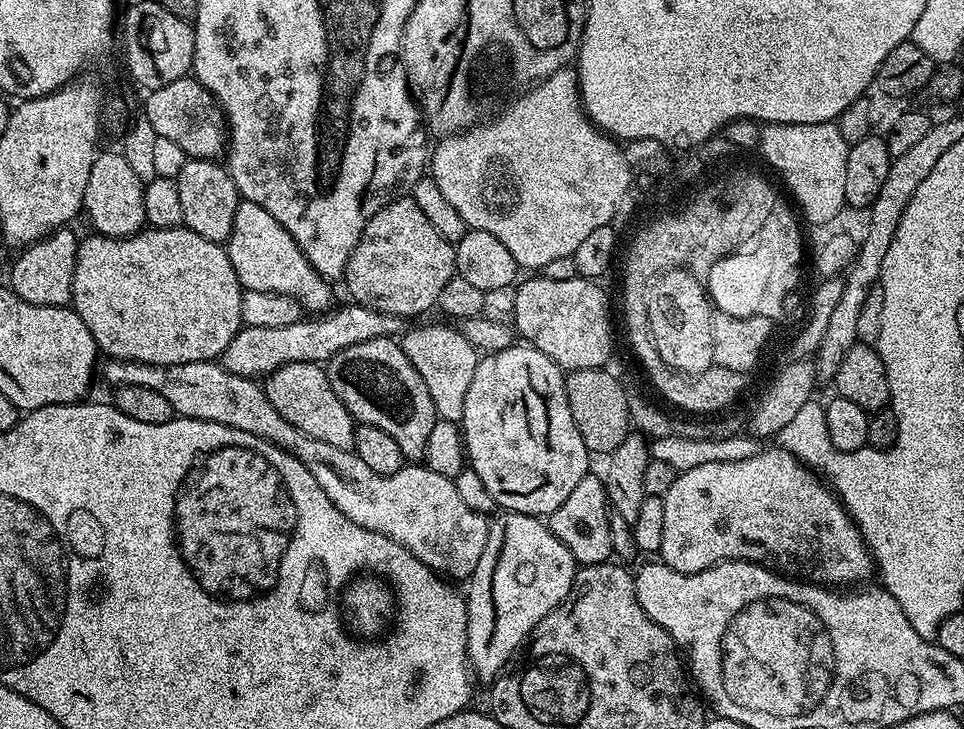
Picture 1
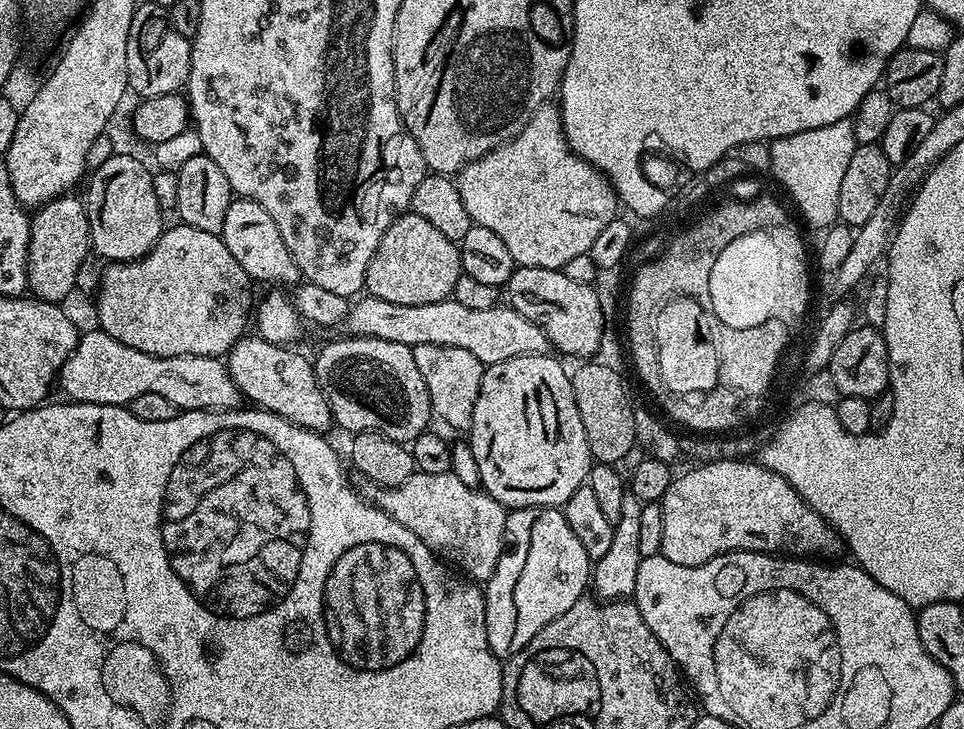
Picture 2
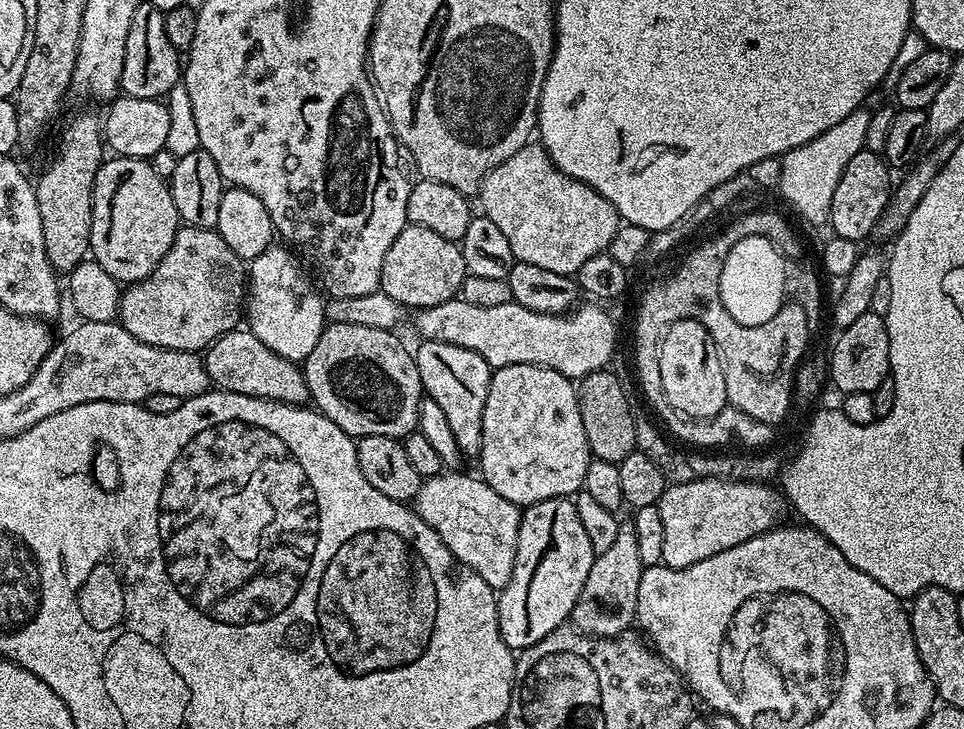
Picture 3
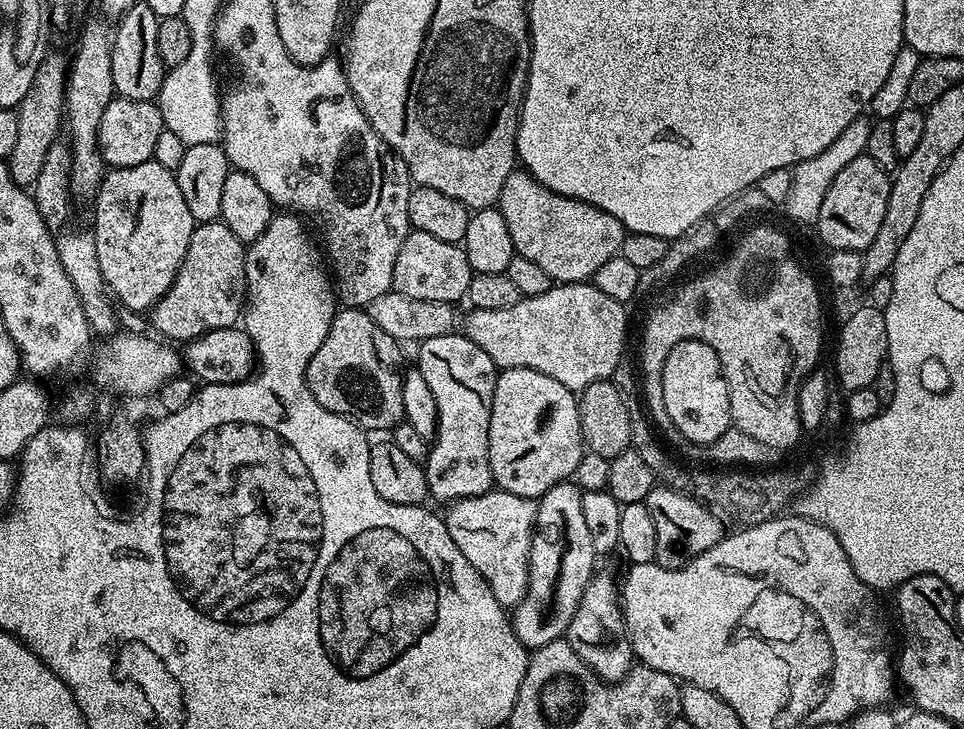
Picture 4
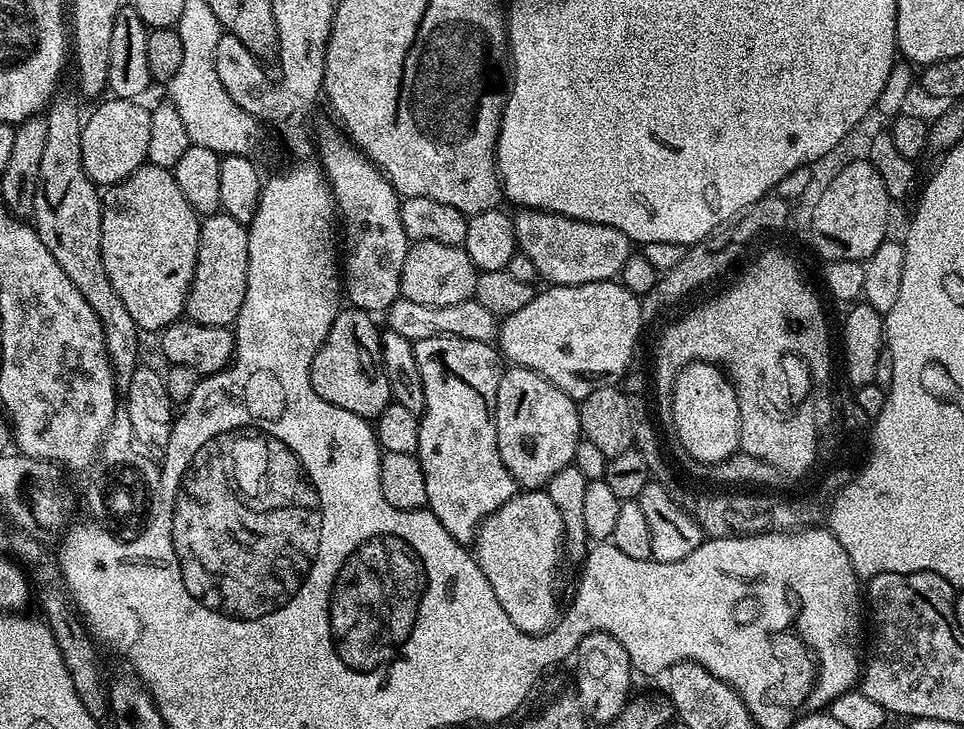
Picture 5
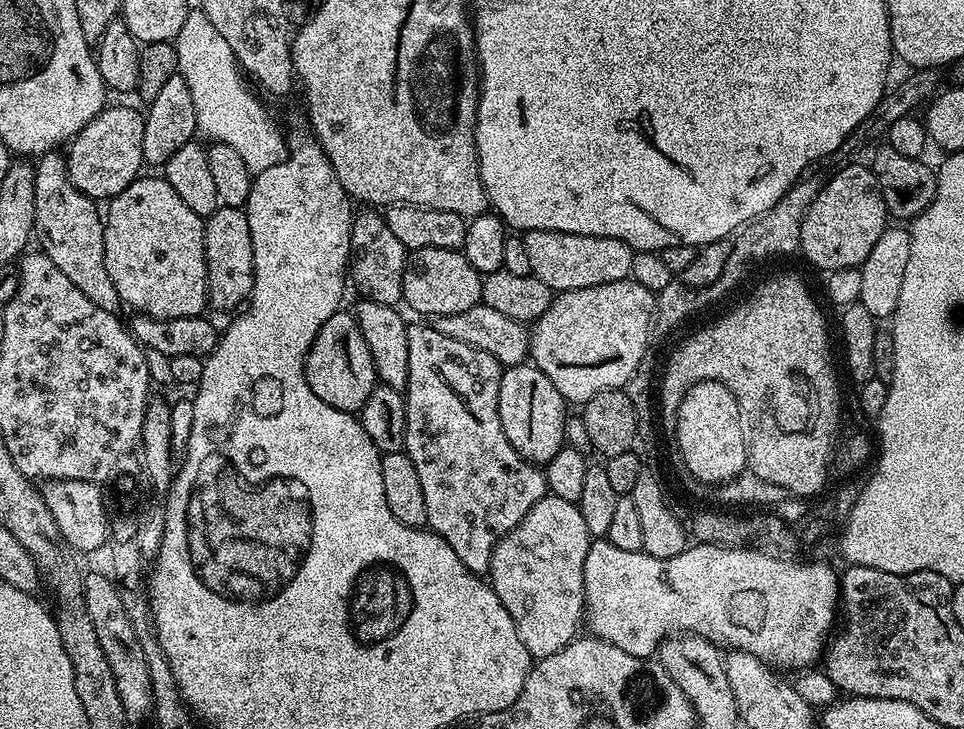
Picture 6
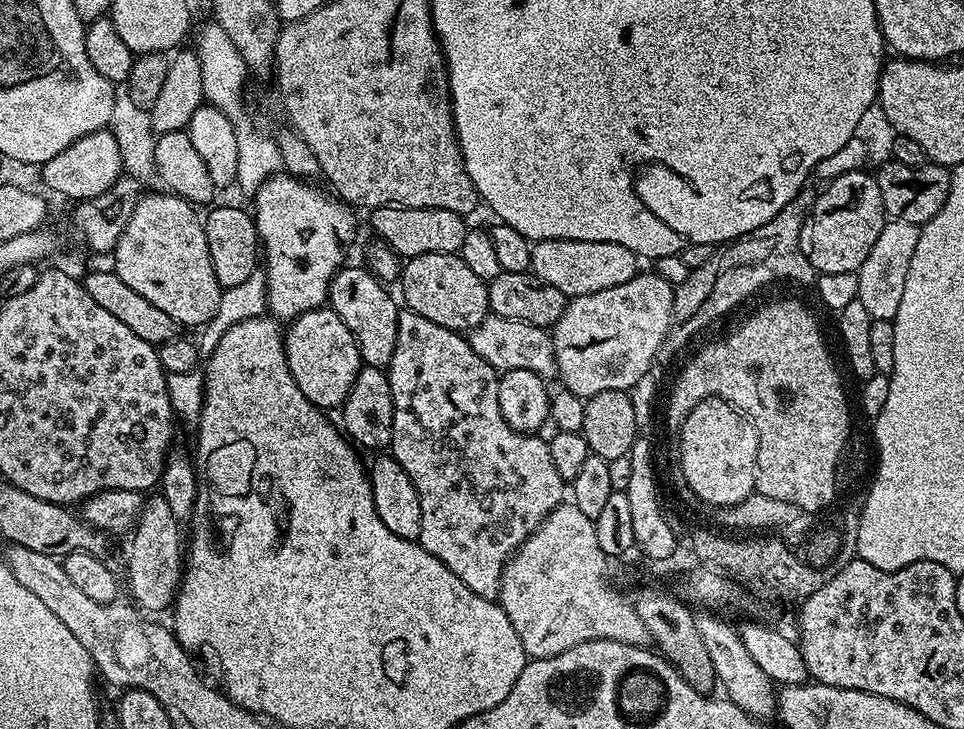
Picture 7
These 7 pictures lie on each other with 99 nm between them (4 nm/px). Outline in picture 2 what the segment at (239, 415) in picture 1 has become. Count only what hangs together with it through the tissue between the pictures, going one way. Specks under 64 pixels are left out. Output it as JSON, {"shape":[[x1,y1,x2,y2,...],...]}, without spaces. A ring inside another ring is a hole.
{"shape":[[99,330,84,332,60,368,58,388,65,392,69,401,77,404,118,404,128,405,141,394,162,394,168,401,174,402,178,410,185,412,226,412,241,407,242,397,234,378,230,378,228,365,218,356,155,356,142,354,134,346,110,338,110,334],[415,471,397,488,372,486,367,490,366,496,371,503,390,514,390,518,401,524,404,531,419,540,425,549,441,557,444,555,445,561,461,564,473,581,487,582,494,574,506,547,504,531,509,513,487,492,463,483,452,471,446,474]]}

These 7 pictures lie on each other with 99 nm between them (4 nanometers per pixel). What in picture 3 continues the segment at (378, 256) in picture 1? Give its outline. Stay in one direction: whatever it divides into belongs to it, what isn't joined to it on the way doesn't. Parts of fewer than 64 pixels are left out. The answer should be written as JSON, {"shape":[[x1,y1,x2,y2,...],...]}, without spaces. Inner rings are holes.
{"shape":[[408,223,394,238,394,246,386,250,379,291,390,294,406,310,419,310,457,299,467,275,468,267,457,241,442,238,434,230,426,230,426,226]]}

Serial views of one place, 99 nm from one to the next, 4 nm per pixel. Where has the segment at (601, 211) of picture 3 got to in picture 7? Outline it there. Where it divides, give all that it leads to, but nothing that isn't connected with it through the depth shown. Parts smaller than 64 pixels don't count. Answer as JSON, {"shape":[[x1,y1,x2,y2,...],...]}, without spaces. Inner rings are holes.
{"shape":[[537,240,532,246,530,271,542,282,562,290,569,298,582,294,598,294,610,286,622,286,638,275,638,257,618,242,582,242,581,240]]}

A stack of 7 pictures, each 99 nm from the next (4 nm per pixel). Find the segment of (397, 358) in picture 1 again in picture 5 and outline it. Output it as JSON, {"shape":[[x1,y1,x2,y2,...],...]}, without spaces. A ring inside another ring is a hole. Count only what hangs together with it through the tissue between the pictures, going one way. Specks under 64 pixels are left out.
{"shape":[[345,307,334,318,330,326,330,334,326,334,323,346,314,354,310,378,318,398,330,402,330,406,342,406,342,410,350,410,350,414,358,414,365,418,375,418,387,404,393,403,390,382,386,382,386,374,380,357,381,329,371,315,361,308]]}

